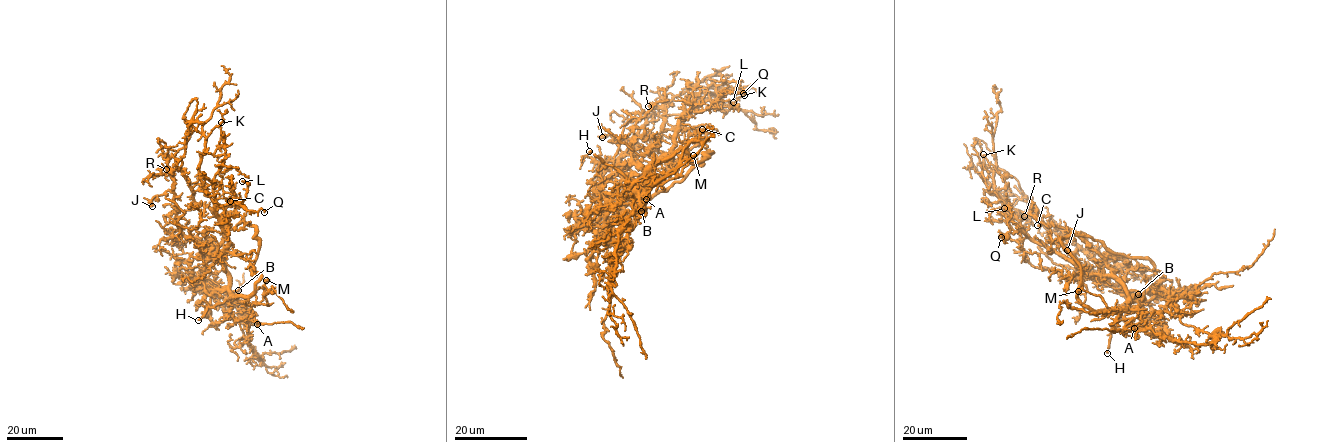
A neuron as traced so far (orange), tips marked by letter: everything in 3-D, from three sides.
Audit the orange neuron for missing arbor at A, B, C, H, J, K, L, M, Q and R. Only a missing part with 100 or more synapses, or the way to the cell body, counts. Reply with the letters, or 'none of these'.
H

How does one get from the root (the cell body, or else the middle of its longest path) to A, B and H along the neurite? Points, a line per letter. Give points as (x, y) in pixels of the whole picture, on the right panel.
A: (1097, 274), (1111, 276), (1122, 286), (1126, 307), (1138, 312), (1131, 324), (1125, 328), (1134, 328)
B: (1097, 274), (1111, 276), (1134, 302), (1144, 291), (1143, 297), (1138, 294)
H: (1097, 274), (1111, 276), (1122, 286), (1127, 297), (1127, 308), (1118, 315), (1112, 329), (1107, 353)

